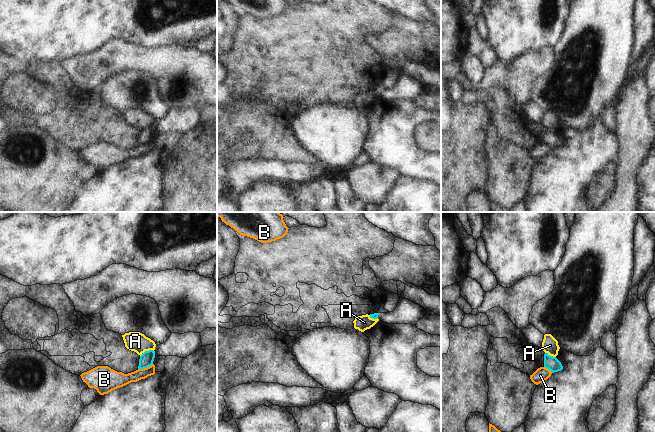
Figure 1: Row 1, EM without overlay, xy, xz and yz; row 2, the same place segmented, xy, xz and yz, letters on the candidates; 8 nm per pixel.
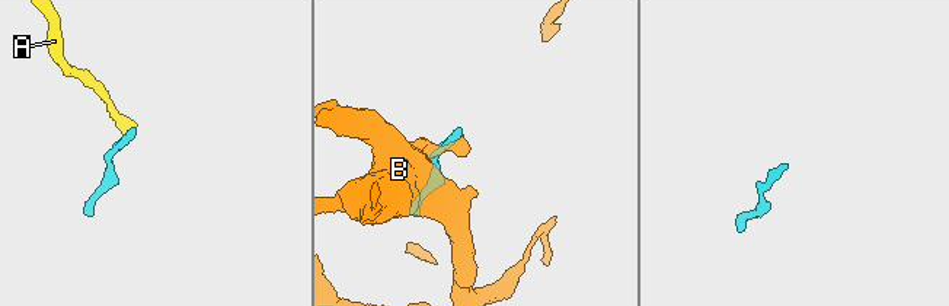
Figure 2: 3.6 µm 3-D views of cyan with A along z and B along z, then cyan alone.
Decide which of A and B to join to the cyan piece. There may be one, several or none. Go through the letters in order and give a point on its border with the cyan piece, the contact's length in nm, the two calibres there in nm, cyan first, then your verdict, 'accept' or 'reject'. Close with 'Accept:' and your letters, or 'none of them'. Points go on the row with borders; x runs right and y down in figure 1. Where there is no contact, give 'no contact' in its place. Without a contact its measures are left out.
A: contact xy (146, 351); length 120 nm; calibres 110 and 160 nm; reject
B: contact xy (145, 367); length 130 nm; calibres 110 and 130 nm; reject
Accept: none of them

